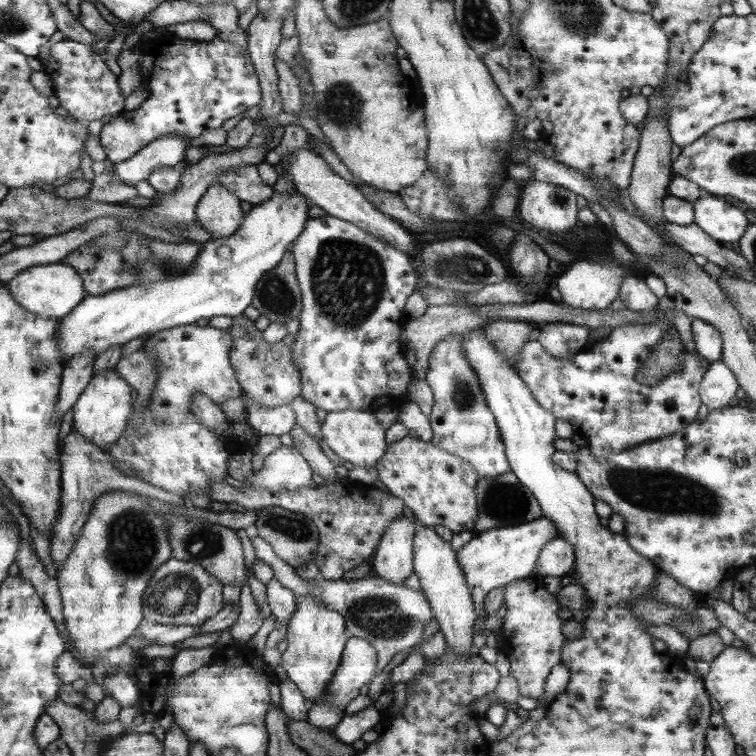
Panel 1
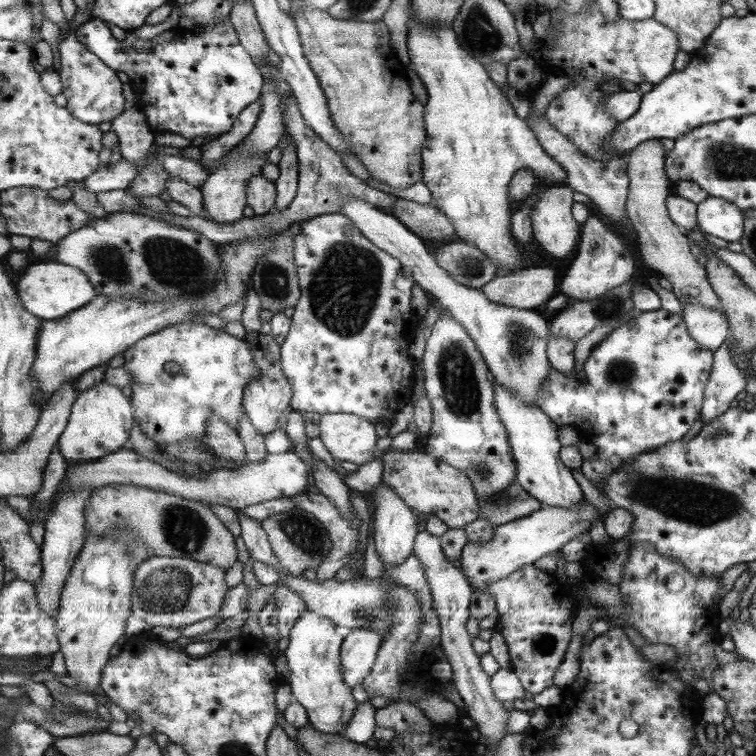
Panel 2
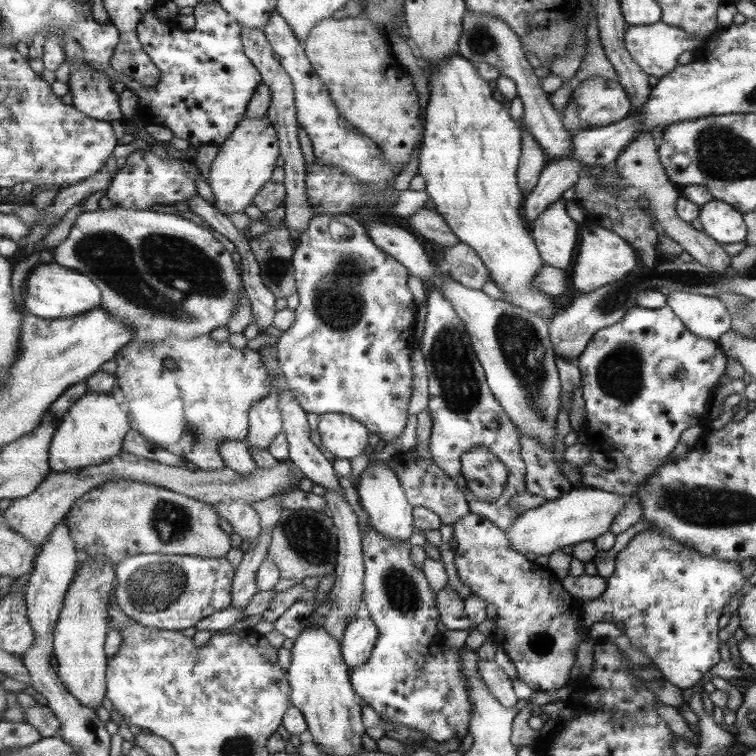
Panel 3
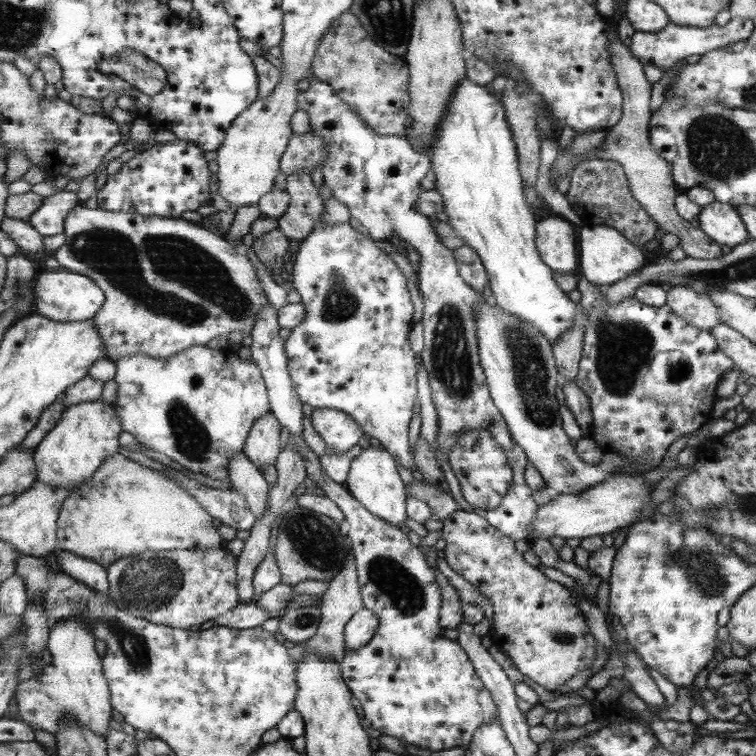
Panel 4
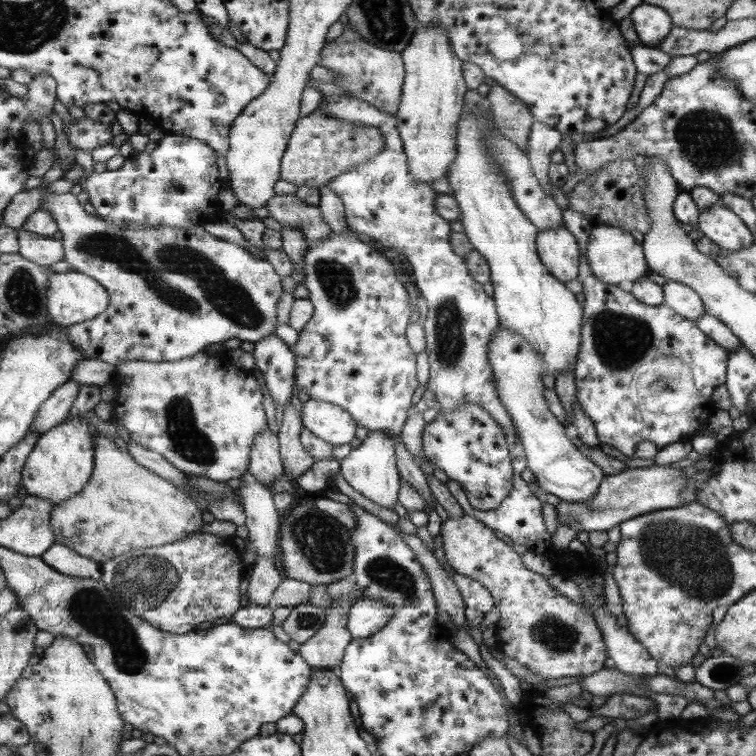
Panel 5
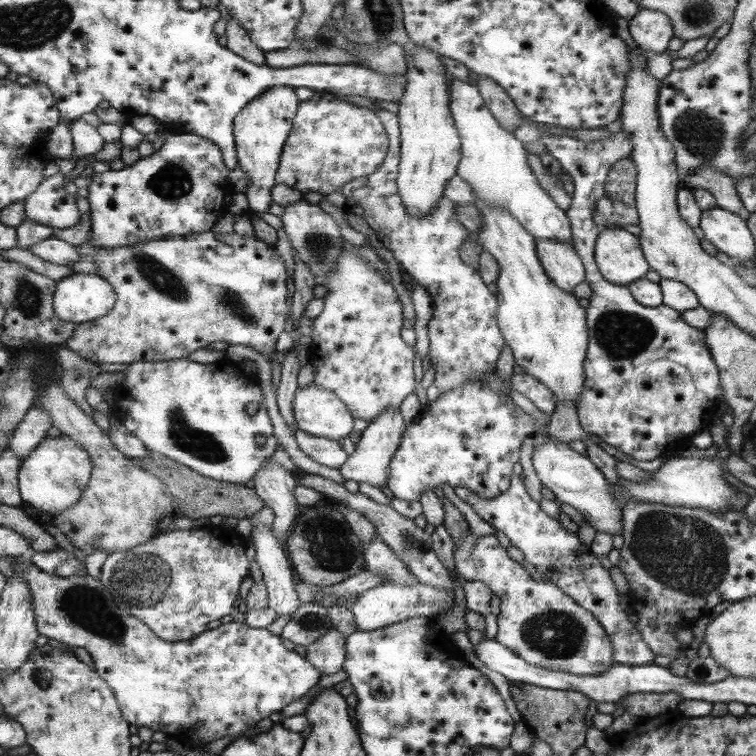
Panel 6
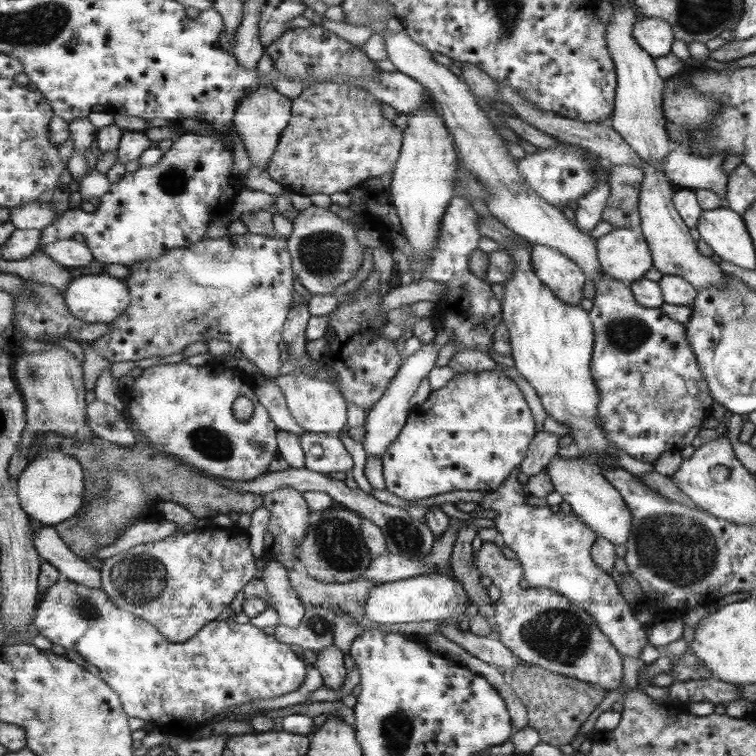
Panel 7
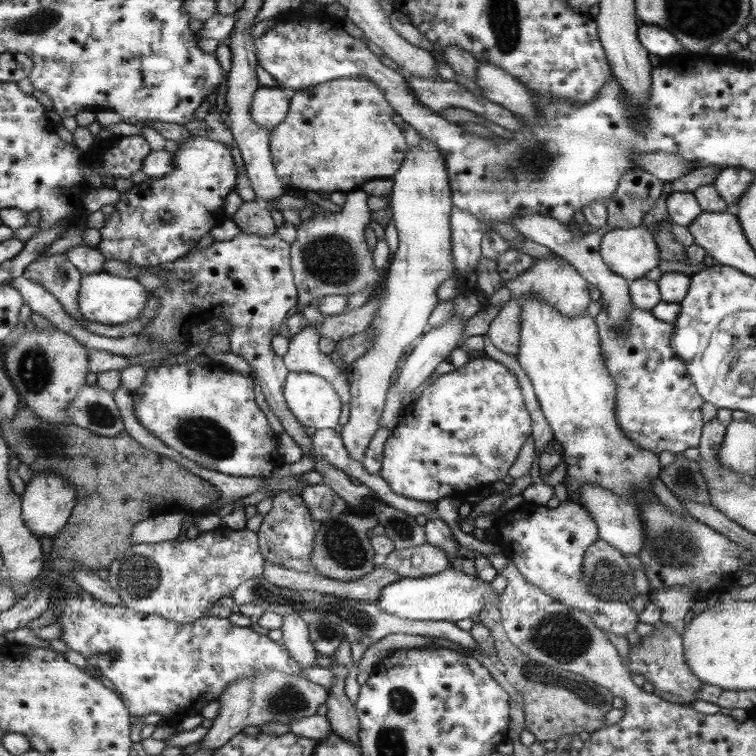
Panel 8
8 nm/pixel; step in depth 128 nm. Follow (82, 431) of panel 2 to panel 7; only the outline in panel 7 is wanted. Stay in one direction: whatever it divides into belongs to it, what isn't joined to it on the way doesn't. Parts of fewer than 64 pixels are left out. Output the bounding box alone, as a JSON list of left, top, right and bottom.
[17,452,82,527]

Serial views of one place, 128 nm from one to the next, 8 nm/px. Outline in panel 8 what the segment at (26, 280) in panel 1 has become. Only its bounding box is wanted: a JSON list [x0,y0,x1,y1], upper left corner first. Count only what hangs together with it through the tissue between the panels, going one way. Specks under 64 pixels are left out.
[77,272,147,327]

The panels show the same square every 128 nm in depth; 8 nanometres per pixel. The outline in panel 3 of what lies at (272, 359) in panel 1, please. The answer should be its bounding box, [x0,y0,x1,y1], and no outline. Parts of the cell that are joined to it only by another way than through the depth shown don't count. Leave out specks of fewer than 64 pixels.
[245,382,282,449]

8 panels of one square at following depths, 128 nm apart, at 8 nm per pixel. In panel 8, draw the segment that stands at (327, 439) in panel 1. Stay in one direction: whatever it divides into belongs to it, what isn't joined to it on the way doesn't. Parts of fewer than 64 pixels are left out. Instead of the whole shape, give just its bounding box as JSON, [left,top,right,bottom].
[283,372,339,429]

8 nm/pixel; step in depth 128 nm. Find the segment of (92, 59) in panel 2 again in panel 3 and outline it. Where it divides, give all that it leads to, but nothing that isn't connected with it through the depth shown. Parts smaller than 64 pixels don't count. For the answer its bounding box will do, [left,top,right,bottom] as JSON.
[67,68,123,122]

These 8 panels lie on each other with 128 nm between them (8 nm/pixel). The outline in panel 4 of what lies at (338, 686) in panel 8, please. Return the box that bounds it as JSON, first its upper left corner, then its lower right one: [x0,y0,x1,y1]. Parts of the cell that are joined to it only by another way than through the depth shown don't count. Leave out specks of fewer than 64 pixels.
[291,542,363,663]

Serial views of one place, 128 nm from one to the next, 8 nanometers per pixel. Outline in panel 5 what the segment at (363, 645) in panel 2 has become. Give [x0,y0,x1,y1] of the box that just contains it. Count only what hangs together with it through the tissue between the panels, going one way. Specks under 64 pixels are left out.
[346,596,395,639]

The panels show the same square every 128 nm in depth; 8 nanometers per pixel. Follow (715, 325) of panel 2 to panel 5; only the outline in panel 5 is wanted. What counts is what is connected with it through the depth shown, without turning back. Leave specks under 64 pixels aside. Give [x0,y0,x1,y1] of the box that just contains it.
[660,280,705,320]

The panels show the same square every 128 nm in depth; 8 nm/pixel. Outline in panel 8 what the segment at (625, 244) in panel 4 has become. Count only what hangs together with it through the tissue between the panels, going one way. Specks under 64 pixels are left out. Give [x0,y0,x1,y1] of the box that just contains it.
[599,224,659,283]

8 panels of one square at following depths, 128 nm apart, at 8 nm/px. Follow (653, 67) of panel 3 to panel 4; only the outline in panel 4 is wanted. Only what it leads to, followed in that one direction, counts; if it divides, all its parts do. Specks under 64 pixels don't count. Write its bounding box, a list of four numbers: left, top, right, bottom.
[630,17,754,73]

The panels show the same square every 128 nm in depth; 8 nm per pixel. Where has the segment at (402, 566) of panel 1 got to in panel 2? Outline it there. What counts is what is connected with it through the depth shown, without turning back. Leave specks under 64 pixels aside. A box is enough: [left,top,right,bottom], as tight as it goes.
[365,482,420,566]

